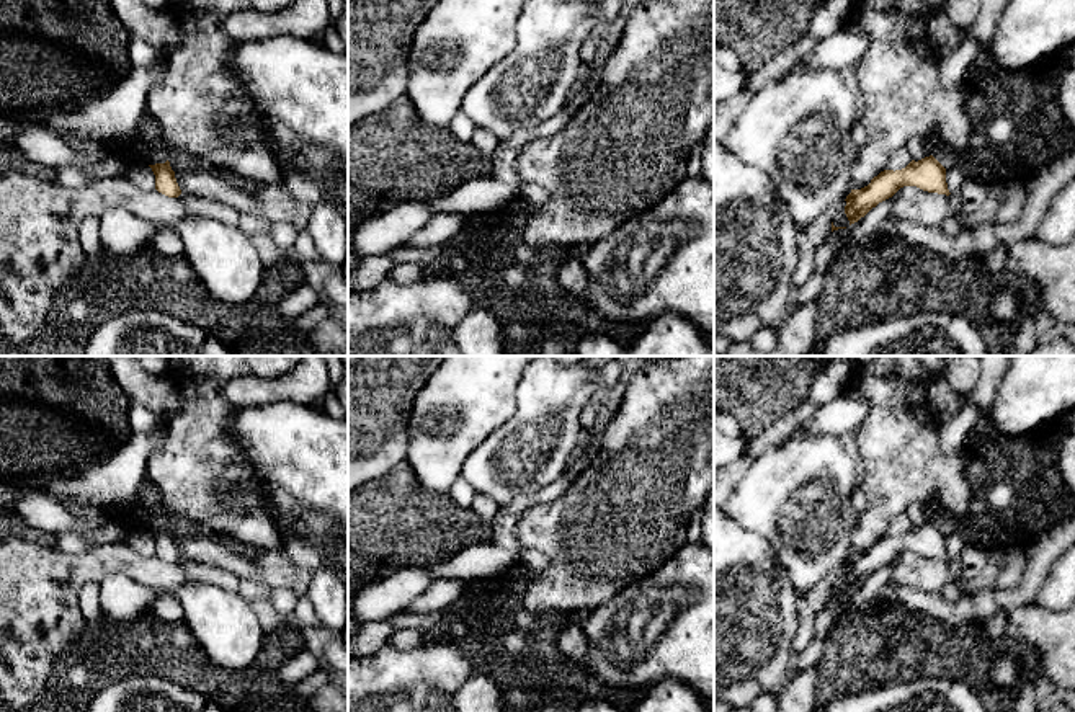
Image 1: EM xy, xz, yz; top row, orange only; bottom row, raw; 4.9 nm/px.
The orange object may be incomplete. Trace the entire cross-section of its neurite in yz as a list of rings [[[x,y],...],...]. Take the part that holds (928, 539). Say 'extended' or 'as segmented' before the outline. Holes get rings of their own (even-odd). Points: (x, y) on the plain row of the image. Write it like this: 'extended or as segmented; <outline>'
as segmented; [[[933,523],[912,526],[902,536],[884,536],[861,555],[851,555],[846,562],[845,580],[850,591],[864,583],[879,568],[892,563],[903,552],[917,552],[928,558],[949,562],[946,534]]]

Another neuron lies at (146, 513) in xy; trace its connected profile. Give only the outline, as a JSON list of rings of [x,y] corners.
[[[145,478],[134,501],[105,510],[106,518],[113,518],[134,531],[155,531],[168,526],[168,518],[158,500],[155,487]]]

